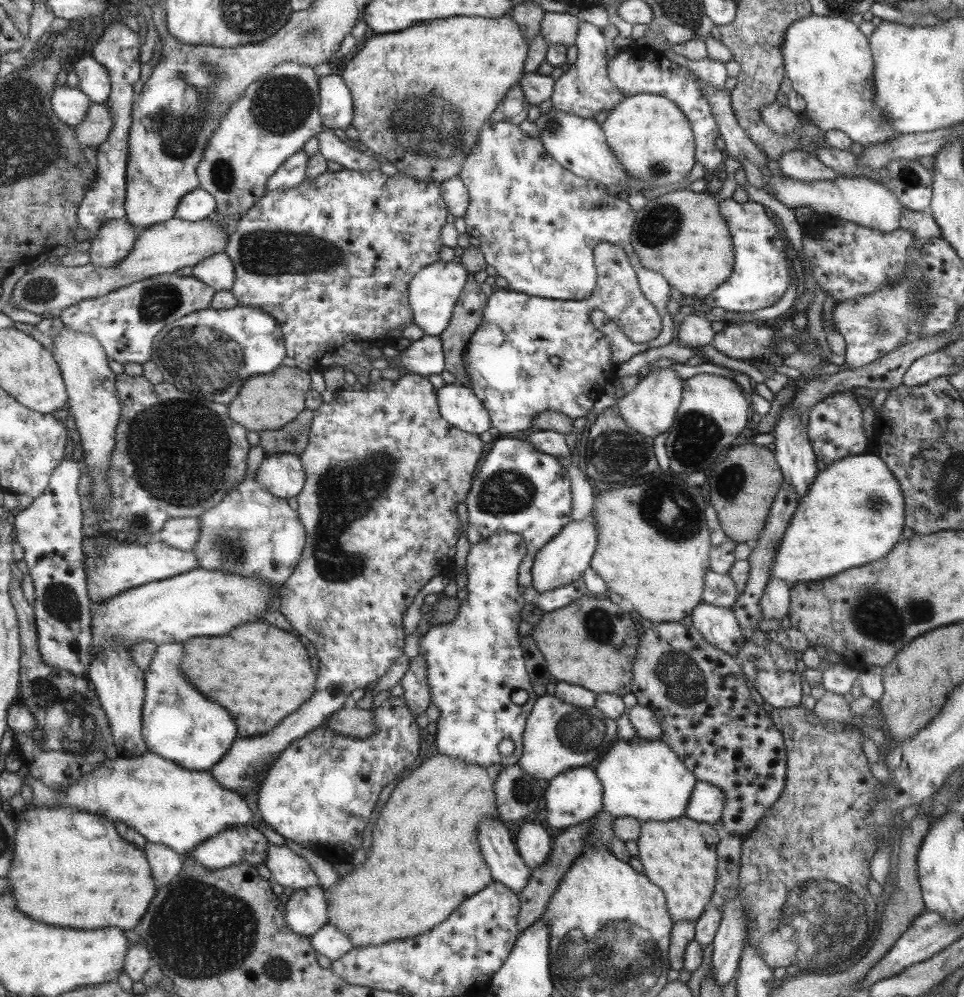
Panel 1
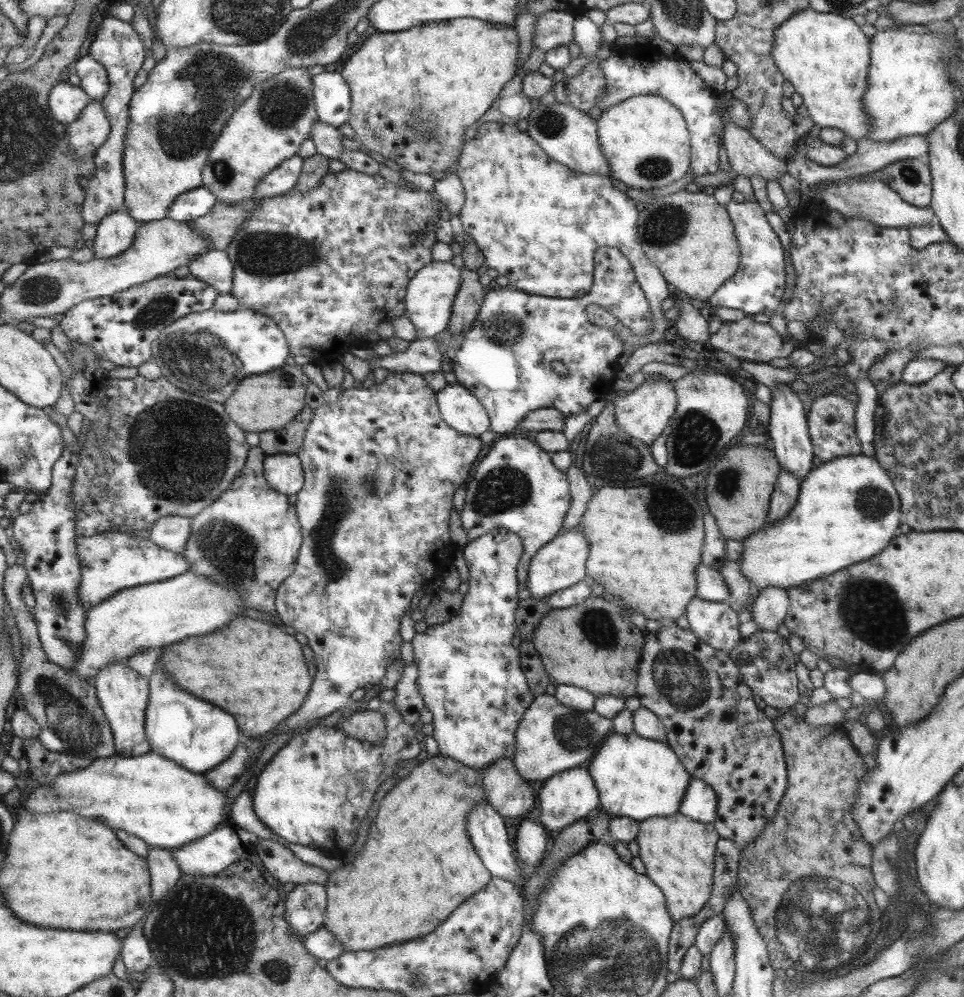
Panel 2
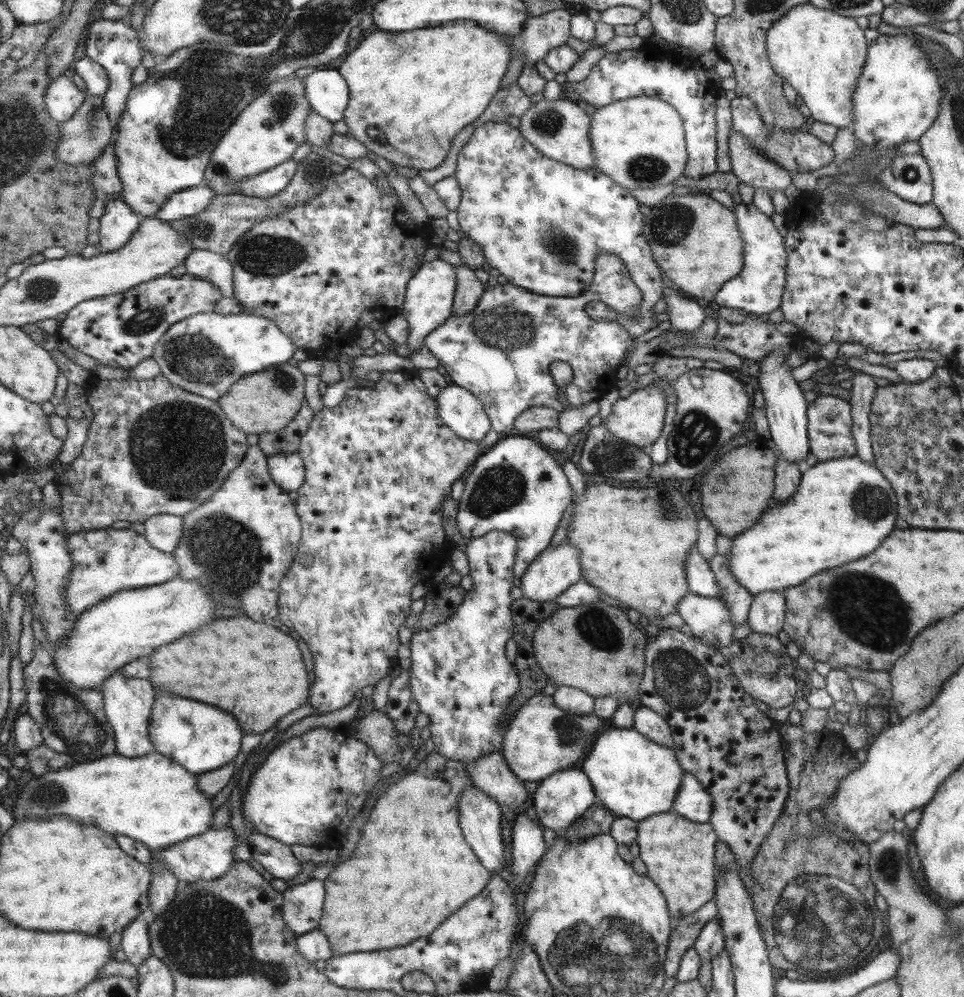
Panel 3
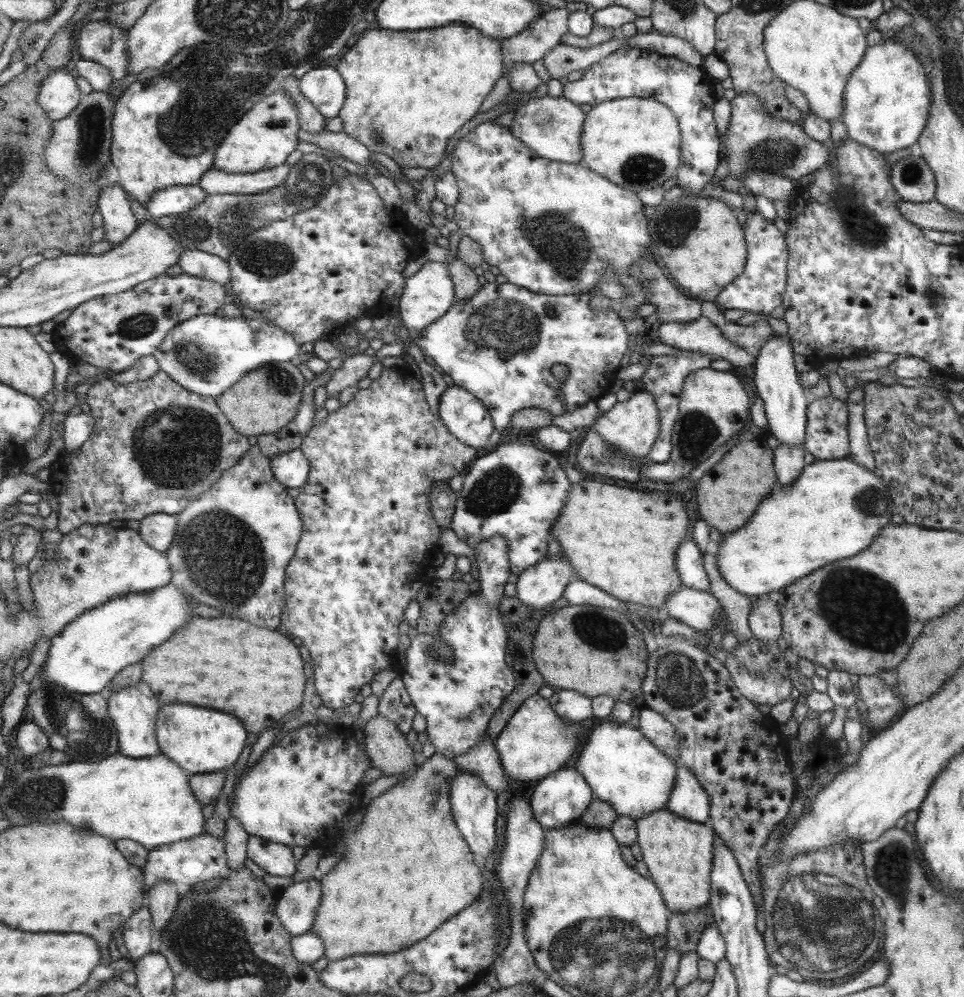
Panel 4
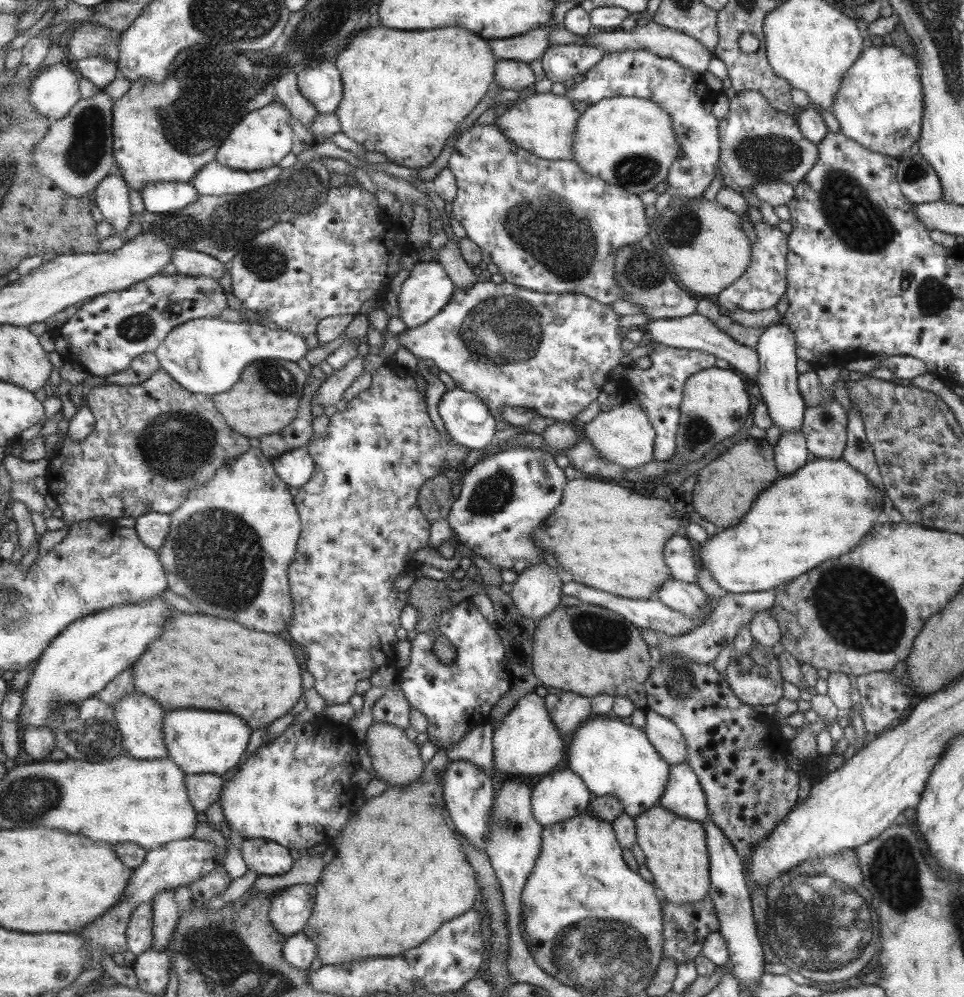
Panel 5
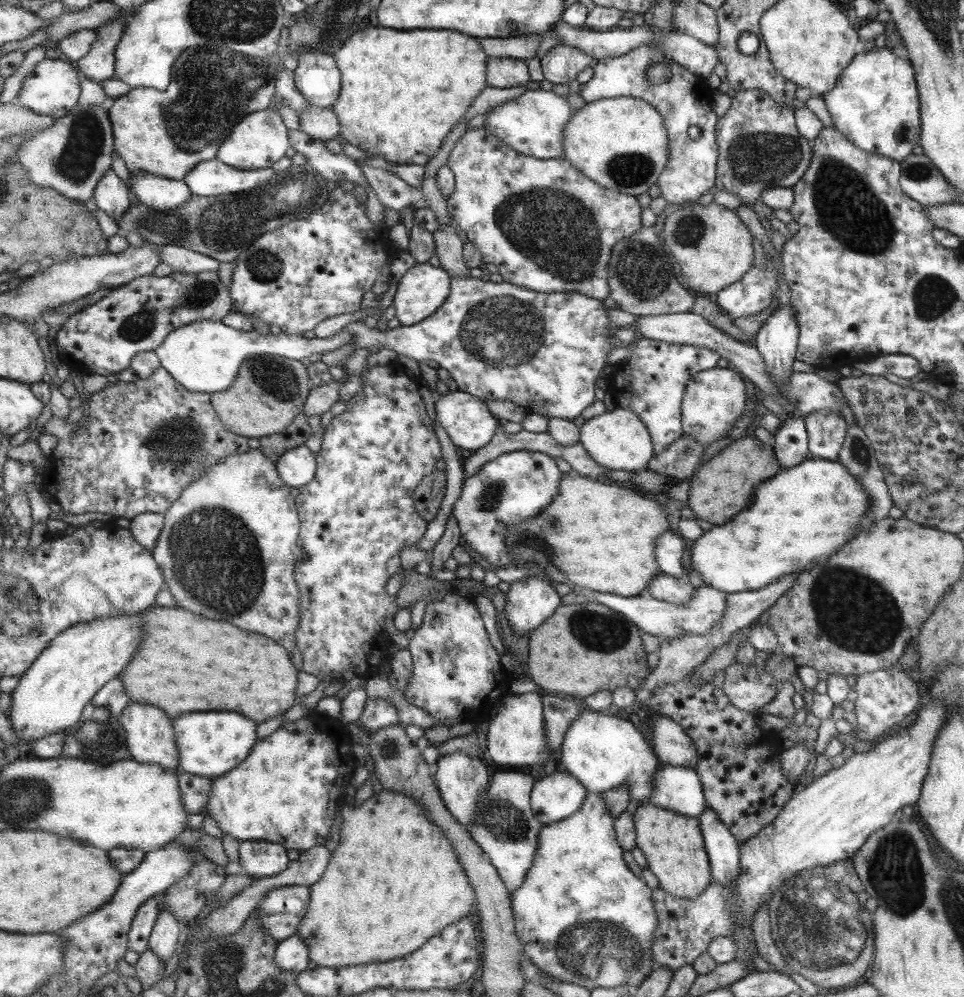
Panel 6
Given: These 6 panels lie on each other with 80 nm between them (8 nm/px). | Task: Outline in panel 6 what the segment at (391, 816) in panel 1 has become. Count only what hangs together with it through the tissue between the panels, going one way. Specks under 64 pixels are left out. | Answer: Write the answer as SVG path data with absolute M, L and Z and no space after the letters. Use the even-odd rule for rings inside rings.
M385 790L373 791L372 795L364 800L360 806L353 808L347 803L341 808L341 818L339 831L330 849L330 860L326 871L315 884L308 886L309 890L311 890L311 902L308 906L308 914L304 916L301 926L298 928L298 935L302 937L307 947L308 959L315 963L317 968L335 969L403 958L409 955L410 952L423 947L432 936L440 934L445 927L469 915L476 892L471 887L468 874L465 874L464 866L461 866L460 860L458 860L457 854L453 850L452 842L449 842L445 834L441 833L441 829L437 829L436 824L432 824L432 821L428 820L427 813L424 812L423 808L420 808L420 804L416 804L416 800L412 800L412 796Z

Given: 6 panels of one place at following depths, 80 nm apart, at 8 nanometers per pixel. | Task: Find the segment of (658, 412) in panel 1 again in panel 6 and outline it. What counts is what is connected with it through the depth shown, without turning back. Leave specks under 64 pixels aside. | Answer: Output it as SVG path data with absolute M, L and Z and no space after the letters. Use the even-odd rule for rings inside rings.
M615 407L611 412L605 411L600 416L578 423L577 445L586 450L591 460L594 460L599 466L608 468L608 470L632 472L643 469L654 453L651 435L645 429L644 422L641 422L632 410Z

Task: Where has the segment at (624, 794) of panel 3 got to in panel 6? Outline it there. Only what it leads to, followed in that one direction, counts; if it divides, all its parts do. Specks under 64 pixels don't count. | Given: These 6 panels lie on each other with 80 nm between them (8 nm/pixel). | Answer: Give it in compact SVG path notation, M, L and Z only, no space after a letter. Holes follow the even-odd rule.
M583 708L572 720L560 751L559 762L567 773L584 785L587 792L598 793L613 787L627 787L630 800L638 805L651 798L652 780L661 763L647 739L643 739L631 720L615 717L611 711L601 714L599 711Z

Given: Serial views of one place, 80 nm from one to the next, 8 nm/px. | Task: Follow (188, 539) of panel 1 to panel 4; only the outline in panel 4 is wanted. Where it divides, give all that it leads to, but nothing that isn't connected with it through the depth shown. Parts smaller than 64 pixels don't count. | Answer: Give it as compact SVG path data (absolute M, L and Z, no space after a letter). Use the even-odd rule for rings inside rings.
M152 514L140 520L140 535L151 548L165 553L175 538L177 523L176 515Z

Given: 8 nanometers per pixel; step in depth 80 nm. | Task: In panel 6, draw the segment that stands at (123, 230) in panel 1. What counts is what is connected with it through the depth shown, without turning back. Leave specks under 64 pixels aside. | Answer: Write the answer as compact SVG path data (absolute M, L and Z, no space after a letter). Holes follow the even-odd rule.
M109 169L97 185L94 198L98 208L116 222L130 210L132 203L129 196L131 193L128 184L115 174L115 170Z

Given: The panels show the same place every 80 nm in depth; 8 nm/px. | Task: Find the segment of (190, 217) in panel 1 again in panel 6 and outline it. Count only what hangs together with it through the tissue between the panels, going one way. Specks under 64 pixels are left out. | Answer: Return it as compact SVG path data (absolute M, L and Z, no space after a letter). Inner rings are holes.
M130 171L128 186L145 206L166 211L179 208L194 194L184 180L175 180L143 171Z

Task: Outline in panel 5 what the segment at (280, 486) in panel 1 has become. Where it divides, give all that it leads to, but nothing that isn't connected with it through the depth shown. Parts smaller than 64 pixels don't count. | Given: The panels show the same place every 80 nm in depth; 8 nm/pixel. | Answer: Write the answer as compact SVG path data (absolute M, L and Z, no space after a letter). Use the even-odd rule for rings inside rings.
M306 446L281 454L274 460L274 464L281 480L289 487L298 489L305 486L315 472L315 464Z

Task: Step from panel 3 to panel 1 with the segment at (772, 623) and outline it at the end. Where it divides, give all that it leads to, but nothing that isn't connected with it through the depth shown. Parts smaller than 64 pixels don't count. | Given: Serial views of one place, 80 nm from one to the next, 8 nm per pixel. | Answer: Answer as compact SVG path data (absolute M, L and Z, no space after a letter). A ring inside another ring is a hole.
M772 578L767 582L759 599L761 619L783 621L789 608L790 584Z

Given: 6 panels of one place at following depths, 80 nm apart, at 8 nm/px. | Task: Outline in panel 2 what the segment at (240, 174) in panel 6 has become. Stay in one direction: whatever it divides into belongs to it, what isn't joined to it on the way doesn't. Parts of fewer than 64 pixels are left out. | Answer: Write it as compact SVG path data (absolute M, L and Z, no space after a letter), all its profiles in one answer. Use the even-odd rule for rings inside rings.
M296 155L293 159L286 160L280 167L272 170L256 186L254 196L257 200L281 196L293 190L301 176L304 159Z

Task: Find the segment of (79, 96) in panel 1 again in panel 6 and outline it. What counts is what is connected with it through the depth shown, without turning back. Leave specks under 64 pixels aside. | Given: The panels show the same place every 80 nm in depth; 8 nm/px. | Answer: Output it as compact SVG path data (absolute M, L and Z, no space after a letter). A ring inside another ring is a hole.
M46 58L37 64L35 72L24 78L18 101L37 114L63 118L78 108L79 96L81 96L81 80L77 76L77 70L69 62Z

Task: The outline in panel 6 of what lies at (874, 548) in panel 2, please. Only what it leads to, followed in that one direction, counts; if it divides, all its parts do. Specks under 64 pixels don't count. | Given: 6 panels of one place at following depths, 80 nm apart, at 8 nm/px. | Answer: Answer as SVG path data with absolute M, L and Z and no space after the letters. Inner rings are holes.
M805 459L795 466L790 466L789 468L782 468L781 472L776 472L777 476L773 476L773 480L765 480L765 484L761 484L761 488L757 488L757 498L755 500L750 500L753 504L745 504L745 512L743 510L737 512L737 520L730 520L729 524L722 524L721 526L711 526L709 530L705 530L705 534L695 539L691 546L689 546L689 562L691 565L691 570L697 573L704 584L715 588L715 590L720 590L724 593L737 593L743 591L757 590L763 587L767 587L769 583L775 582L780 576L792 574L793 571L803 570L805 566L813 564L815 560L823 560L823 556L827 556L829 552L833 550L837 551L839 546L843 547L843 544L847 543L847 540L851 539L853 535L857 533L856 528L860 528L860 520L867 515L869 496L865 493L864 488L862 488L856 477L853 477L848 469L841 465L839 461L830 461L823 459Z

